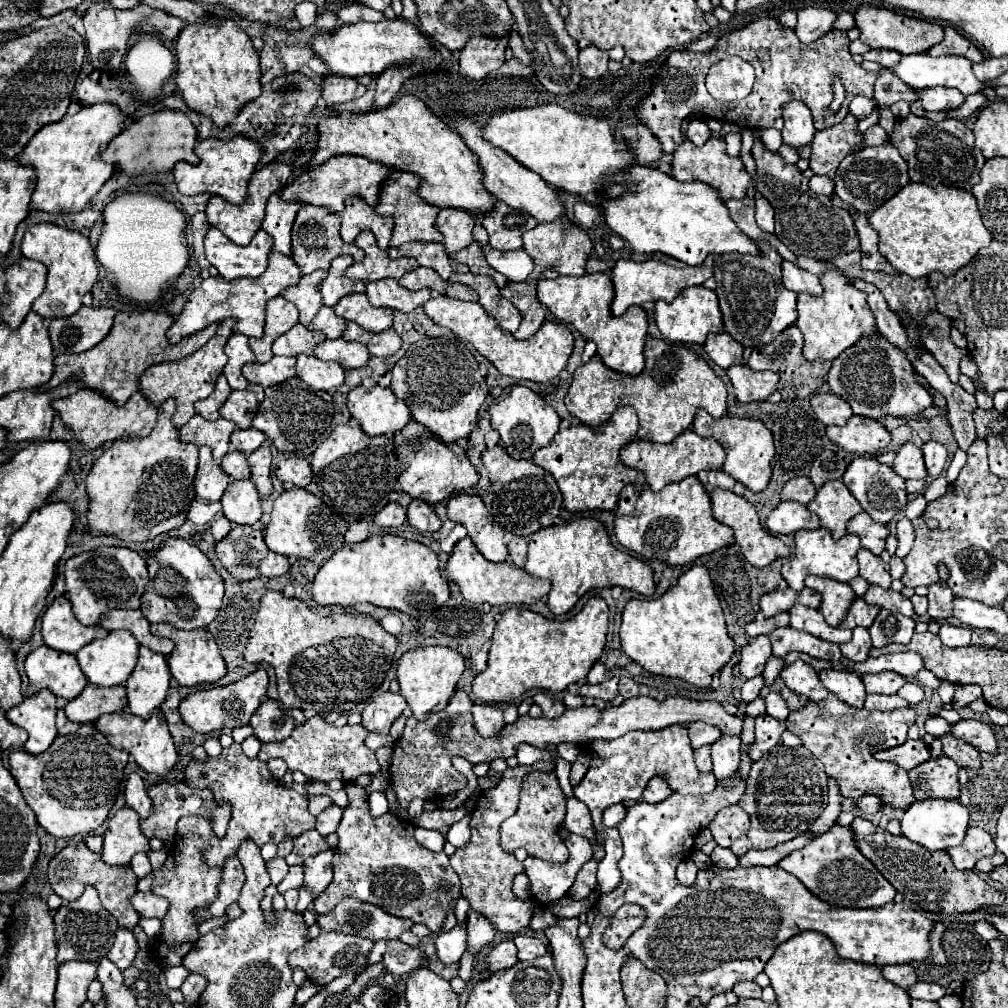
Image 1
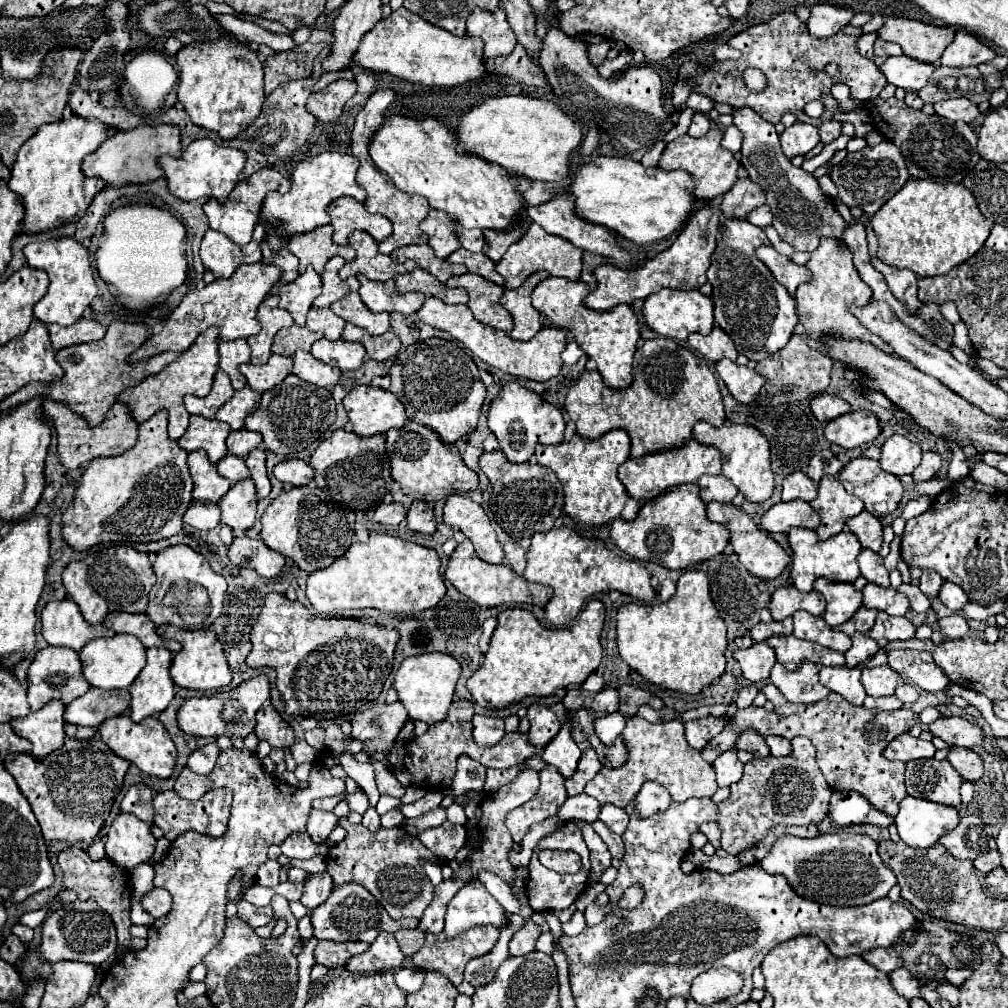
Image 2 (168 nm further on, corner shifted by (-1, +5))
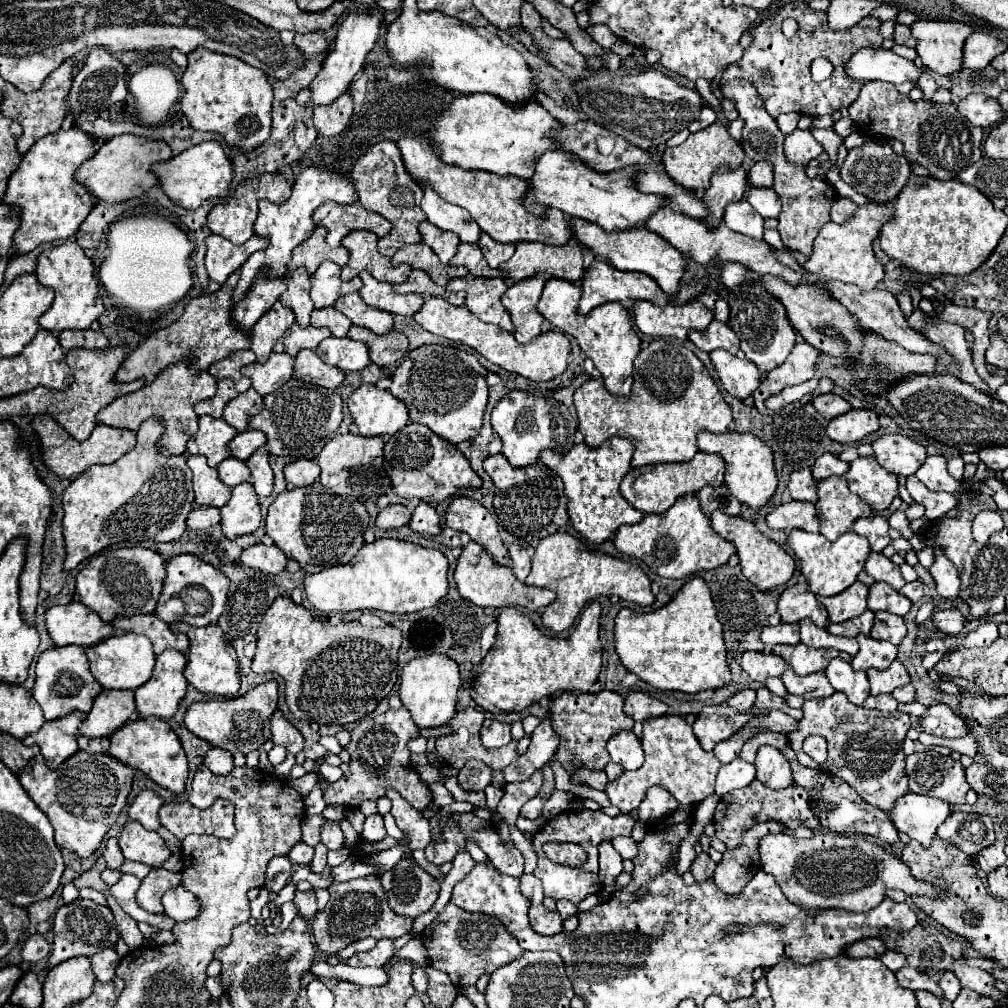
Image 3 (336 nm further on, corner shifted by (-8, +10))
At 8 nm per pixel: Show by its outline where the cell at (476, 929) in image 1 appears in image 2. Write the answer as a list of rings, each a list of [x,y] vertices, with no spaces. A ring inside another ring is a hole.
[[[473,926],[461,938],[453,938],[453,940],[449,940],[445,936],[437,936],[437,934],[427,934],[427,940],[425,940],[423,948],[419,952],[415,952],[411,956],[411,960],[413,960],[415,968],[419,968],[419,970],[439,970],[455,986],[459,986],[463,982],[463,970],[465,970],[467,962],[471,958],[487,954],[495,946],[497,938],[499,938],[499,930],[495,926]]]

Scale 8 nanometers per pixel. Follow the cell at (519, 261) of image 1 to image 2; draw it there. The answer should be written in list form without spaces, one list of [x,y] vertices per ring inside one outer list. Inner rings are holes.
[[[457,228],[459,232],[459,240],[461,240],[461,246],[471,250],[471,252],[481,252],[483,246],[485,246],[485,236],[483,236],[483,230],[479,228]]]

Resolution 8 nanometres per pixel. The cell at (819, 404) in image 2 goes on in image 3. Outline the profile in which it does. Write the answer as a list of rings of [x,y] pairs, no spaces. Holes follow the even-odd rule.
[[[826,393],[826,395],[814,397],[812,405],[828,421],[834,419],[834,417],[838,417],[838,415],[842,415],[842,413],[850,411],[850,403],[846,399],[842,399],[840,395],[834,395],[834,393]]]

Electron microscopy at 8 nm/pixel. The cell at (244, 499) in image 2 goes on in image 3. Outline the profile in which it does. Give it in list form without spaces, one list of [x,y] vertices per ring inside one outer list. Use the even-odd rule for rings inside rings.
[[[240,483],[232,489],[230,501],[220,509],[220,527],[228,539],[250,535],[260,527],[260,505],[250,483]]]

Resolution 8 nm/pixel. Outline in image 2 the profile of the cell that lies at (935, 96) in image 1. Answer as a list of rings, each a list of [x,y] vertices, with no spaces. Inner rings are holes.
[[[947,98],[935,104],[935,112],[949,120],[961,120],[961,122],[973,122],[979,116],[977,104],[969,102],[969,98]]]

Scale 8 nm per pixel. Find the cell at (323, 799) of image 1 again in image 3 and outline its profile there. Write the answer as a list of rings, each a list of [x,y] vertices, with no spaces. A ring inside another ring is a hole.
[[[400,707],[396,711],[380,713],[372,719],[360,721],[352,729],[352,739],[346,745],[350,753],[350,769],[344,773],[336,783],[324,787],[324,801],[328,805],[340,805],[348,809],[360,809],[362,801],[378,801],[386,795],[388,789],[394,789],[406,799],[414,809],[422,811],[420,807],[428,807],[432,803],[432,793],[426,783],[420,781],[416,769],[410,765],[410,749],[408,741],[418,737],[418,727],[414,725],[410,713]]]

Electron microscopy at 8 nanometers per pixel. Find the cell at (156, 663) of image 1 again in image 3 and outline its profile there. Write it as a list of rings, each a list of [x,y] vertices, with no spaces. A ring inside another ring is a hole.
[[[168,649],[156,655],[156,667],[152,673],[152,681],[136,689],[136,711],[142,719],[158,717],[170,719],[180,701],[186,695],[188,681],[184,677],[186,657],[180,651]]]

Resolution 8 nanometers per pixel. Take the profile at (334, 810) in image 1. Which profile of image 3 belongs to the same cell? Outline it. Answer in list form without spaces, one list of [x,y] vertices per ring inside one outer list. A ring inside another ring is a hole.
[[[328,821],[322,829],[322,843],[328,847],[328,849],[342,849],[344,847],[344,833],[340,829],[338,823],[334,821]]]

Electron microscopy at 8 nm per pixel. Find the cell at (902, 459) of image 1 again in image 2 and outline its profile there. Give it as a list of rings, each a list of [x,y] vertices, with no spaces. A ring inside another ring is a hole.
[[[895,434],[881,446],[879,464],[885,472],[891,472],[895,476],[913,474],[919,462],[921,462],[921,446],[907,440],[905,436]]]

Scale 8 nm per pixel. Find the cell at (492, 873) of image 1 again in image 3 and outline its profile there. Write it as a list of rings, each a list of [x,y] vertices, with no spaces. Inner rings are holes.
[[[536,771],[528,781],[520,781],[520,783],[506,783],[504,785],[504,797],[502,801],[498,803],[496,811],[498,815],[502,817],[504,823],[508,825],[514,825],[516,817],[520,815],[520,809],[526,801],[530,801],[538,789],[540,789],[540,771]]]

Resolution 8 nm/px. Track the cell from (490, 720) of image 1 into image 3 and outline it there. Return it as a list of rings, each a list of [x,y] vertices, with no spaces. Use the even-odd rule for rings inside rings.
[[[486,719],[484,725],[482,725],[482,741],[484,741],[484,747],[504,747],[512,741],[510,737],[510,725],[506,723],[500,723],[496,719]]]

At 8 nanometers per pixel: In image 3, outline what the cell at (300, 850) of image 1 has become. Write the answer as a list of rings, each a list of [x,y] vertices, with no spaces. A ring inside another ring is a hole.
[[[296,843],[296,845],[292,847],[292,851],[288,853],[288,857],[290,857],[290,861],[296,863],[296,865],[308,865],[308,863],[312,861],[312,857],[314,857],[314,849],[308,847],[306,843]]]

